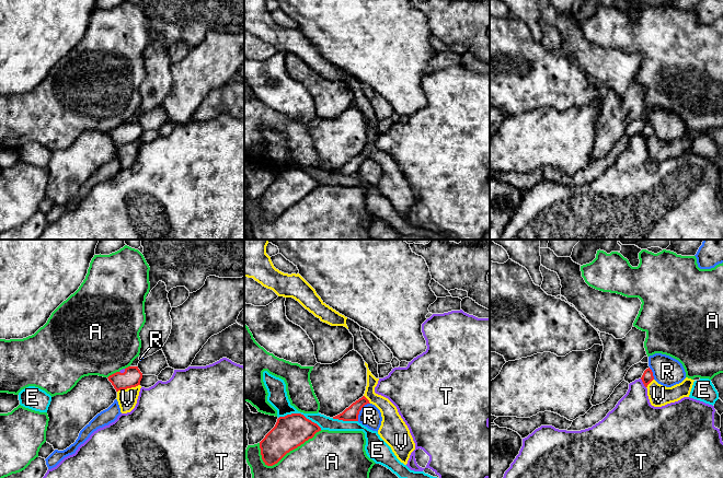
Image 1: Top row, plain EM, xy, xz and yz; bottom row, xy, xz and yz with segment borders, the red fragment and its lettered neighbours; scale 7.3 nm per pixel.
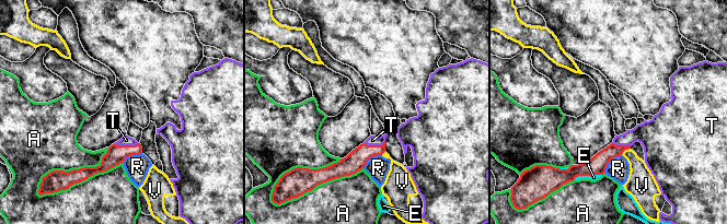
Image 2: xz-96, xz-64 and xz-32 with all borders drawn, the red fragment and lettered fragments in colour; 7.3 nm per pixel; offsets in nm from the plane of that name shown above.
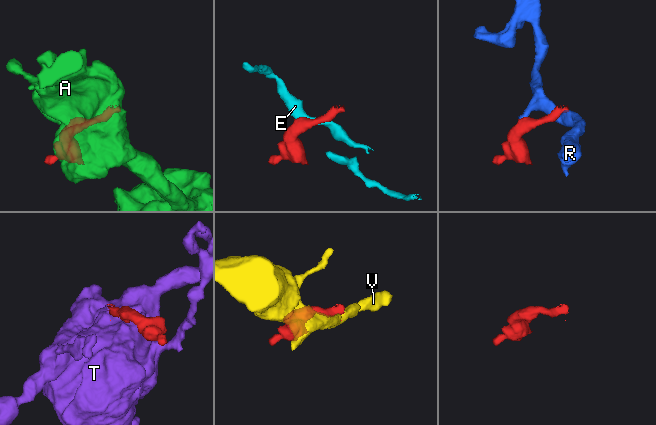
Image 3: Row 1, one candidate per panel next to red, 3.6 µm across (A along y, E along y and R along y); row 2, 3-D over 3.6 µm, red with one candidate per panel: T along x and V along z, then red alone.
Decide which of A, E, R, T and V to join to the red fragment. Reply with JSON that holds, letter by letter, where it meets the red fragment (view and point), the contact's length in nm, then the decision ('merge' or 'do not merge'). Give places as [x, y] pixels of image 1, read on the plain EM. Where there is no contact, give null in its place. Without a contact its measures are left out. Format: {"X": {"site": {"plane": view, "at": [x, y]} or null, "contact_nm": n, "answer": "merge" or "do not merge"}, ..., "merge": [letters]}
{"A": {"site": {"plane": "xz", "at": [290, 205]}, "contact_nm": 500, "answer": "do not merge"}, "E": {"site": {"plane": "xz", "at": [300, 168]}, "contact_nm": 340, "answer": "do not merge"}, "R": {"site": {"plane": "xz", "at": [360, 164]}, "contact_nm": 160, "answer": "do not merge"}, "T": {"site": {"plane": "yz", "at": [643, 138]}, "contact_nm": 80, "answer": "merge"}, "V": {"site": {"plane": "xy", "at": [128, 142]}, "contact_nm": 180, "answer": "do not merge"}, "merge": ["T"]}

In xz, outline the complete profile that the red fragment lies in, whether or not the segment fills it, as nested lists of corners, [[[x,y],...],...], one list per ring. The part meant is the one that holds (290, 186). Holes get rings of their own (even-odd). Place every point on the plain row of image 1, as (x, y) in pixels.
[[[301,168],[279,172],[275,182],[260,197],[262,214],[267,221],[277,219],[287,208],[312,194],[321,183]]]

